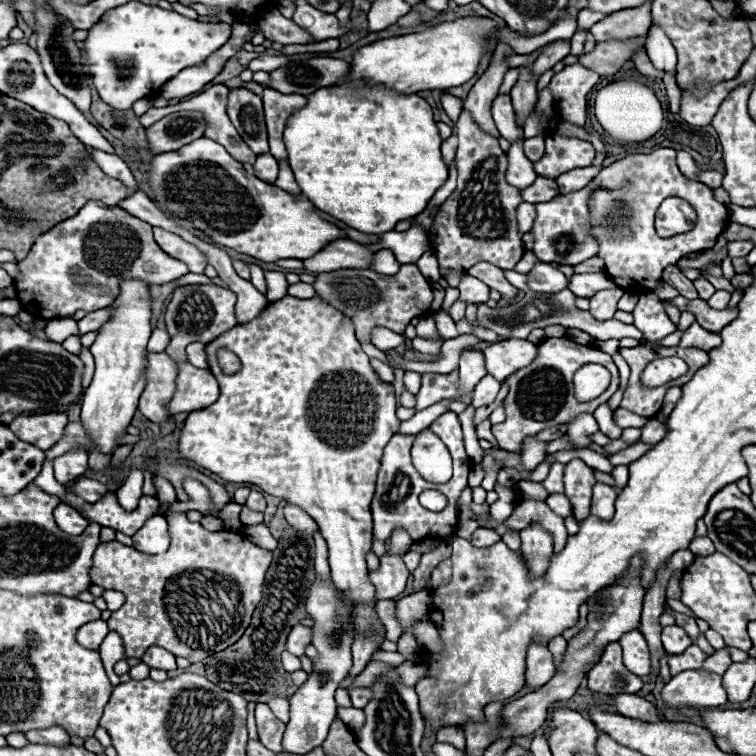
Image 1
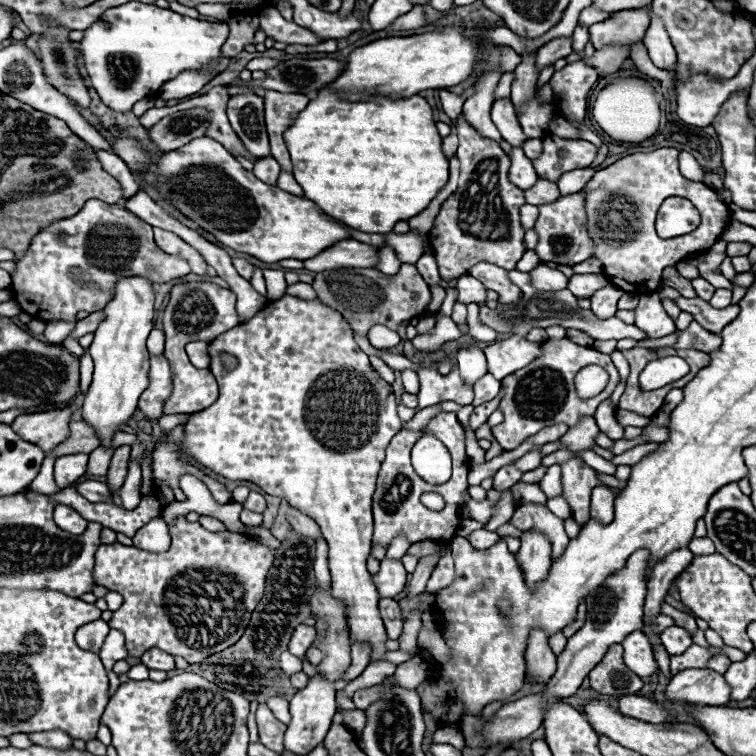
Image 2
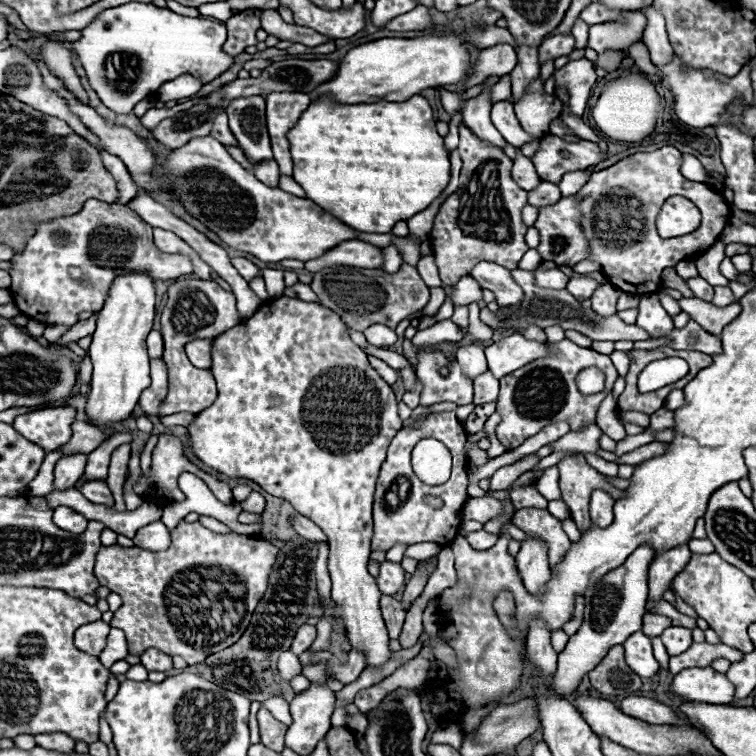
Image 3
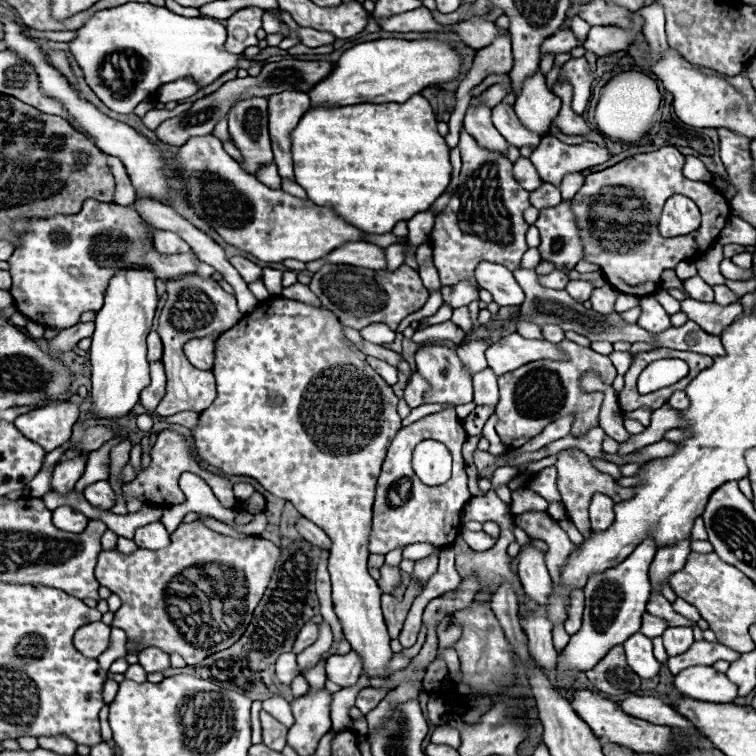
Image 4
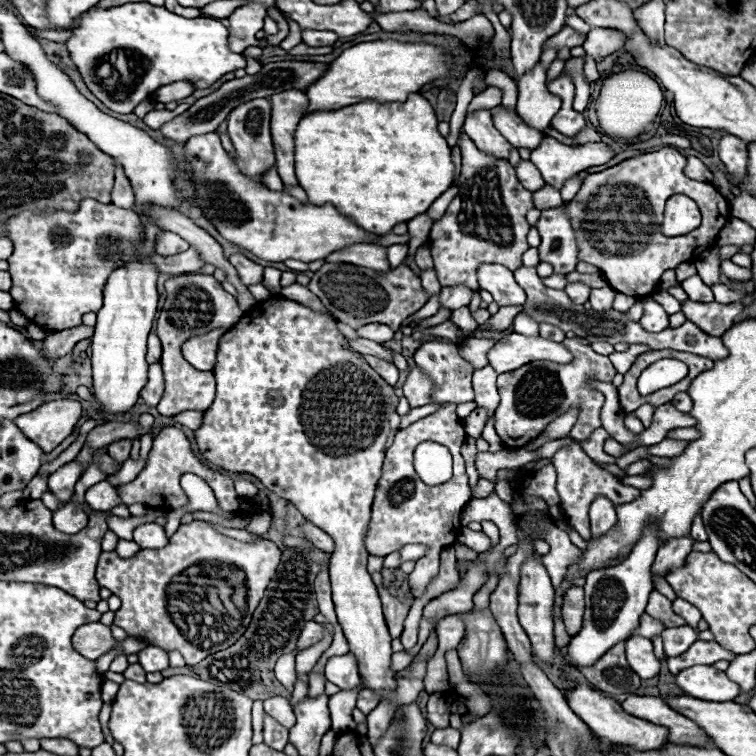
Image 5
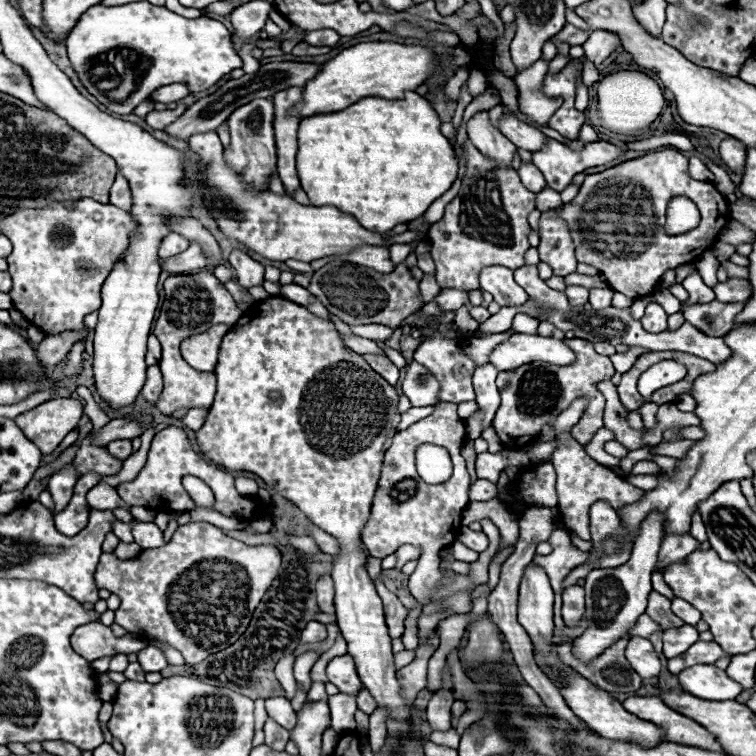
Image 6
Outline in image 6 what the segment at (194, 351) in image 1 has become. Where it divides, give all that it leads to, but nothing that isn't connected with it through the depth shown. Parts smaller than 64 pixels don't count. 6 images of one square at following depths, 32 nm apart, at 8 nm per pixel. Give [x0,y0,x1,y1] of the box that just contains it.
[181,326,230,372]

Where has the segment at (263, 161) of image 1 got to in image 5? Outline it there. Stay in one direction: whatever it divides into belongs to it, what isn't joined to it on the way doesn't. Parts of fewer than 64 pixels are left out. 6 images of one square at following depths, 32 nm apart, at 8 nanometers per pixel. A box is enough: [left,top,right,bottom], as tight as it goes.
[262,166,284,192]

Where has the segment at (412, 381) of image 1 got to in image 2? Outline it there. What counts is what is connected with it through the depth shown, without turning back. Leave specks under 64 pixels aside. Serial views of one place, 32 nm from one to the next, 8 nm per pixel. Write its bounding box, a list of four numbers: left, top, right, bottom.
[402,370,418,394]

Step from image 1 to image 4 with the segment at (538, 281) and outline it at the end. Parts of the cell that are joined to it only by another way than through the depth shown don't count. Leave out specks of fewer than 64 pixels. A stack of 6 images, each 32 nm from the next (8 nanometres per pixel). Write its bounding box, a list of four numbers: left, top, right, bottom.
[538,270,570,288]

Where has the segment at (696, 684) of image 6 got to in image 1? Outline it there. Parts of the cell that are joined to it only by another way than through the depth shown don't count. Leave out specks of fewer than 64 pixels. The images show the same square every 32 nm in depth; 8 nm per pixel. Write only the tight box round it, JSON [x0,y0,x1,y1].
[662,670,728,710]

